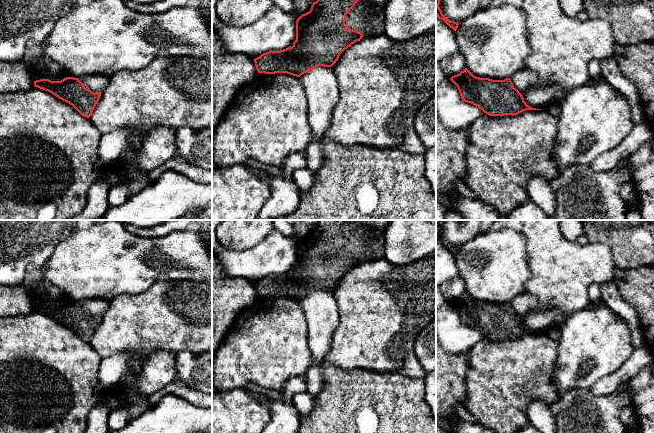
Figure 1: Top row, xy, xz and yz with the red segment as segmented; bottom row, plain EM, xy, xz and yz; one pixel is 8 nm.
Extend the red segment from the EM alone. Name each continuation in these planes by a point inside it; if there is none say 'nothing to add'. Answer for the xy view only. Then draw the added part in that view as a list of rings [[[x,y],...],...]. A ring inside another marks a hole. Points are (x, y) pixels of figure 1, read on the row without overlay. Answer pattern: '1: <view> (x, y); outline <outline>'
nothing to add

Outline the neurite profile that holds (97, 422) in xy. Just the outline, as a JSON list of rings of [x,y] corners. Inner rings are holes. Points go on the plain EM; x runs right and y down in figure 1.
[[[103,404],[96,405],[88,415],[84,433],[108,433],[108,416],[110,410]]]

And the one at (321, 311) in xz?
[[[318,290],[299,301],[308,324],[308,346],[313,365],[322,363],[331,349],[339,323],[338,304],[332,291]]]

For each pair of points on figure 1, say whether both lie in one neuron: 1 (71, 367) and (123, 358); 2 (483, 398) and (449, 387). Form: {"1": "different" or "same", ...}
{"1": "different", "2": "different"}

